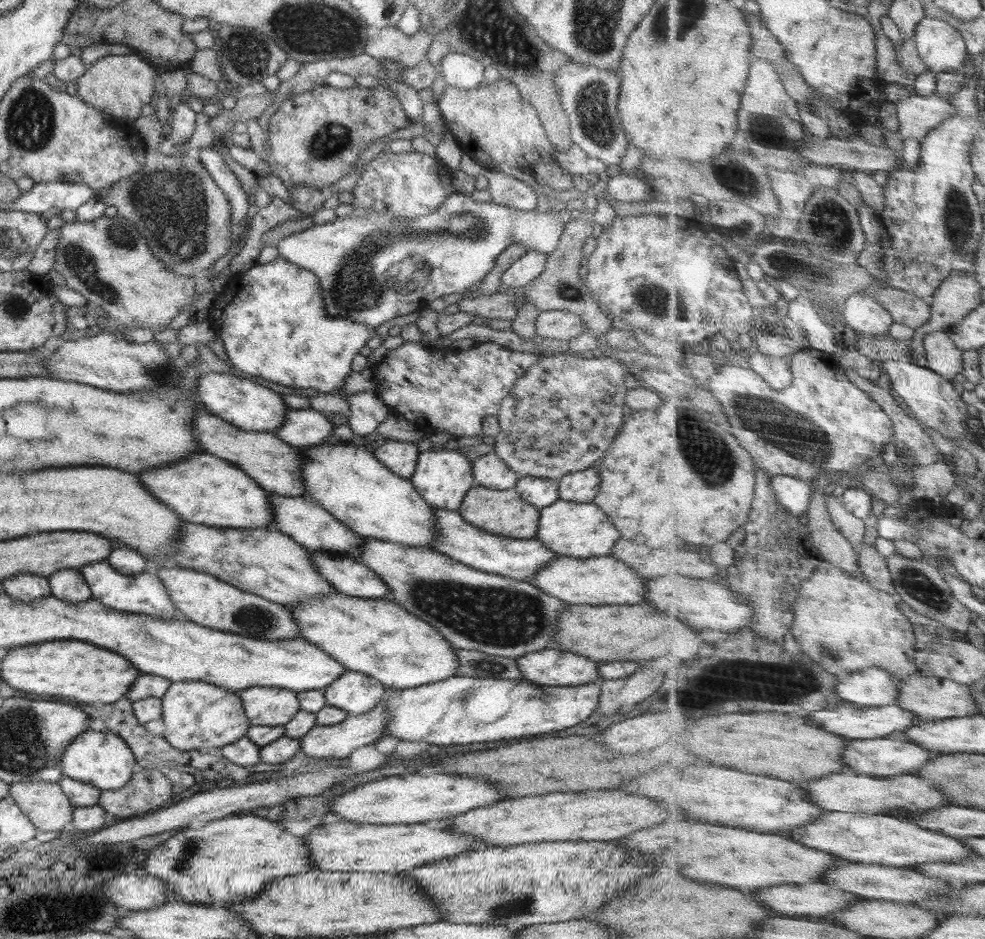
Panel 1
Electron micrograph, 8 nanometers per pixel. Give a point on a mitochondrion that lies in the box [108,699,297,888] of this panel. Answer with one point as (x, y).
(191, 849)

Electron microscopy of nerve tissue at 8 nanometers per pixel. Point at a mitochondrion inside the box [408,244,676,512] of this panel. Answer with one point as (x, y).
(568, 288)

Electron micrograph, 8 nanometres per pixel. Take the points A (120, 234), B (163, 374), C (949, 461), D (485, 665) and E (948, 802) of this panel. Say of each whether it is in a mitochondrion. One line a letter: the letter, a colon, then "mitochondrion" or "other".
A: mitochondrion
B: mitochondrion
C: other
D: mitochondrion
E: other

